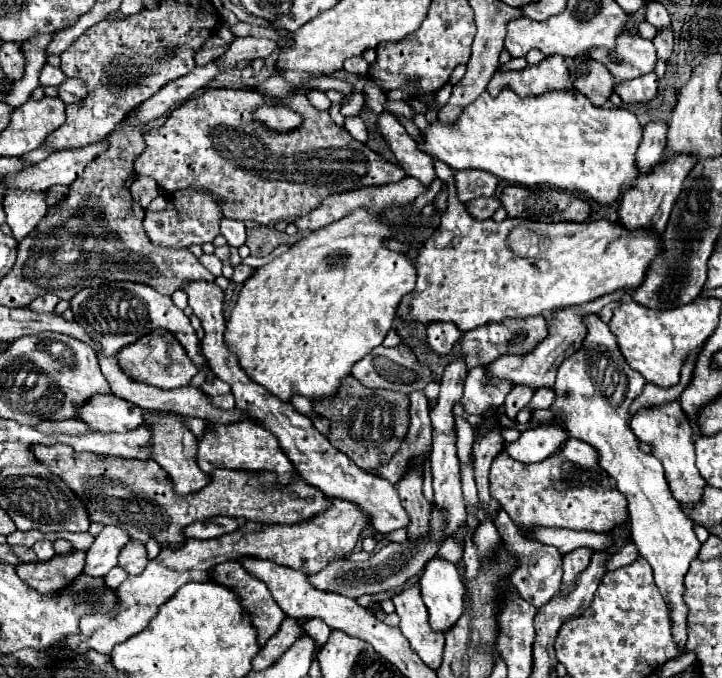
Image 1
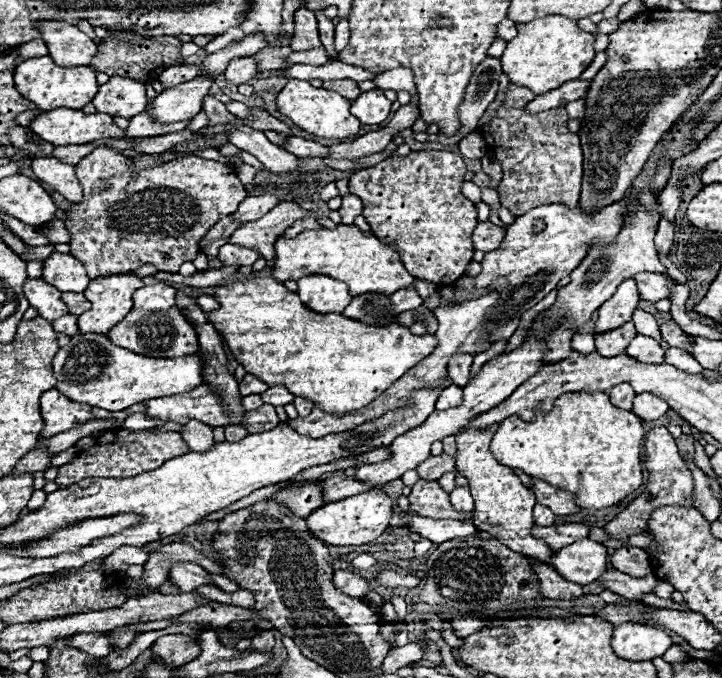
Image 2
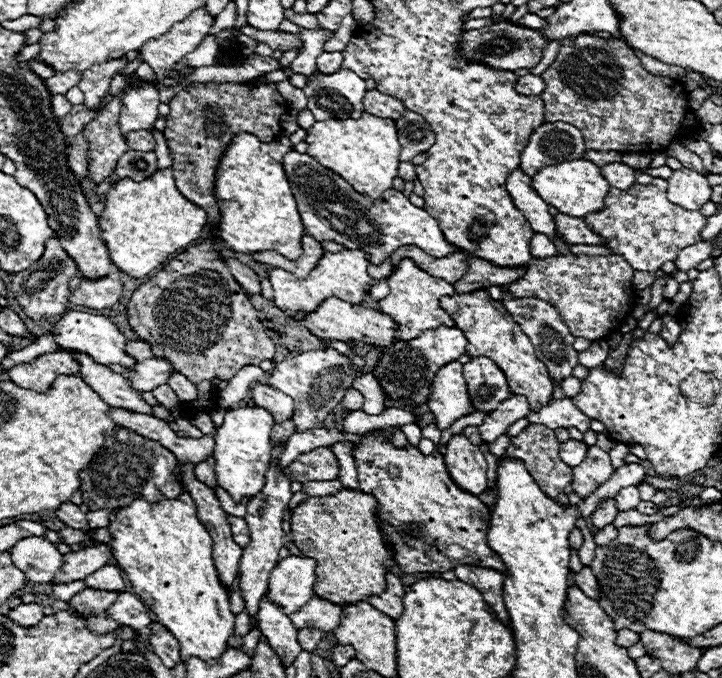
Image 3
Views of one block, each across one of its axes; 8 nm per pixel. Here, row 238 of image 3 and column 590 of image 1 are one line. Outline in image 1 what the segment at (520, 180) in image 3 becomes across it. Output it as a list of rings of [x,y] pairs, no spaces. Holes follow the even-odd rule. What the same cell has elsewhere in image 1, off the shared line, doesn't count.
[[[578,548],[564,556],[562,588],[558,588],[558,592],[566,592],[566,588],[570,588],[570,584],[574,584],[574,580],[578,580],[578,572],[582,572],[582,568],[586,568],[586,564],[590,564],[590,556],[592,556],[590,548]]]

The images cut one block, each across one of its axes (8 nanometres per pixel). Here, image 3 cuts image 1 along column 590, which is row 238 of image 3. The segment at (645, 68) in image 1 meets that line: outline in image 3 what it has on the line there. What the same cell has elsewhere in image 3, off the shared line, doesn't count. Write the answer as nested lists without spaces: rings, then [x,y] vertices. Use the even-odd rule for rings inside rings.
[[[54,236],[52,240],[46,240],[46,248],[44,248],[44,256],[40,260],[36,260],[36,264],[32,264],[32,268],[18,272],[10,284],[10,294],[12,298],[18,300],[18,304],[24,308],[24,312],[32,318],[32,320],[40,320],[40,318],[48,318],[48,316],[58,316],[66,312],[66,304],[68,304],[68,282],[78,276],[80,270],[76,266],[76,262],[68,256],[68,252],[60,246],[60,240]]]

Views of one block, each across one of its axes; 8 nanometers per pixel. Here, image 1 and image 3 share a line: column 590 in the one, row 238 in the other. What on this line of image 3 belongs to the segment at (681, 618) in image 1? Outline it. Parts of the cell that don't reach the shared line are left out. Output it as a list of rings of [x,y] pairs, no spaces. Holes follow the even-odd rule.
[[[296,150],[284,156],[284,170],[290,176],[288,180],[292,184],[292,194],[296,198],[306,232],[320,242],[336,242],[348,250],[364,250],[370,256],[370,262],[376,266],[390,258],[396,248],[408,244],[414,244],[436,258],[460,252],[458,246],[444,238],[436,220],[426,210],[414,206],[398,190],[388,190],[384,200],[368,198],[356,192],[336,172],[322,166],[316,158]]]

